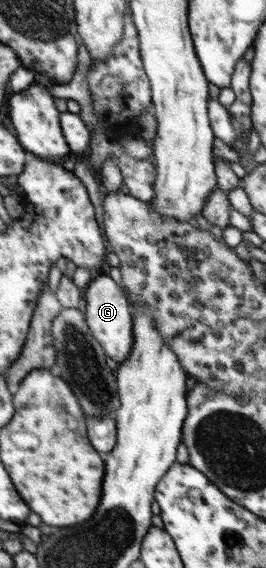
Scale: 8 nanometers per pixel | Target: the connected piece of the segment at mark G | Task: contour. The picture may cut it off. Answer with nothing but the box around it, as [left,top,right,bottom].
[82,272,134,364]

